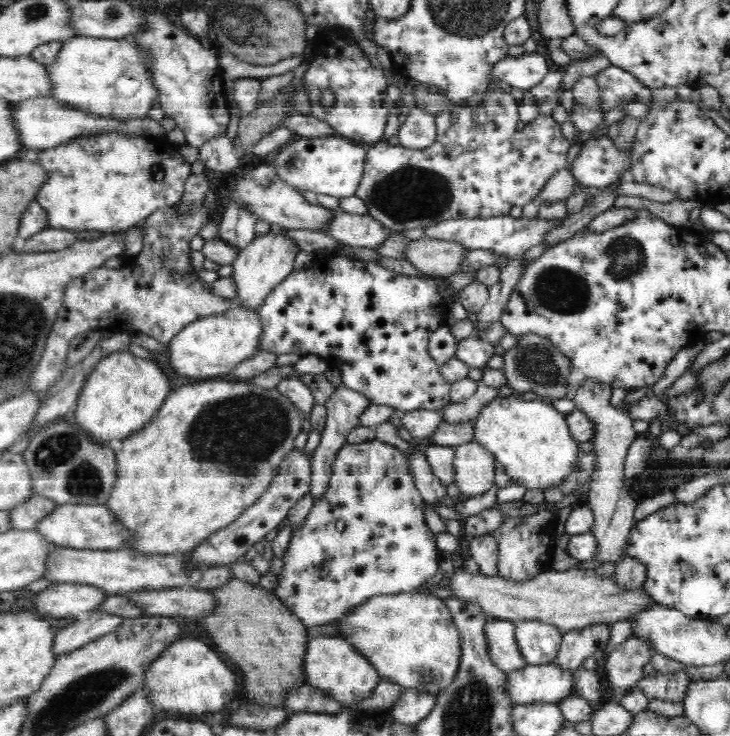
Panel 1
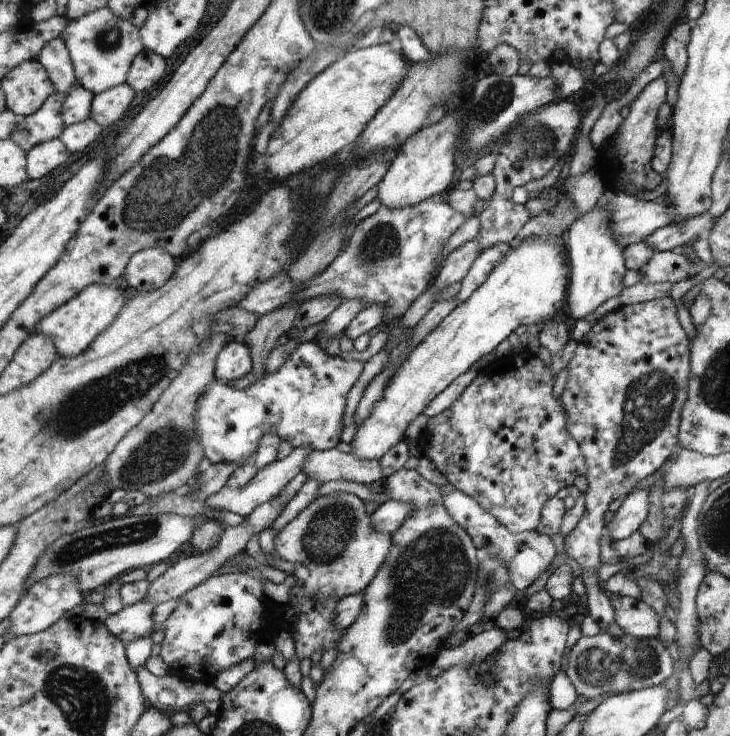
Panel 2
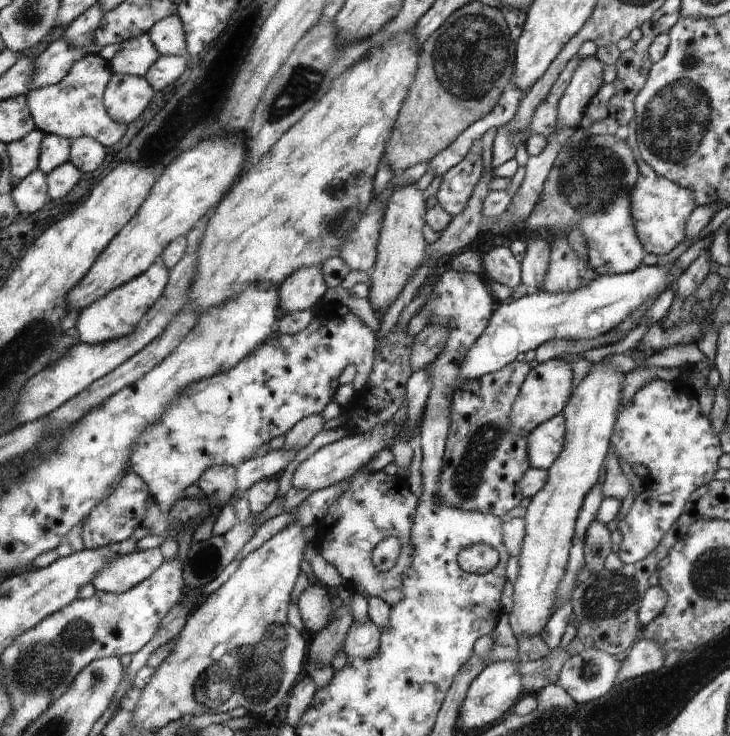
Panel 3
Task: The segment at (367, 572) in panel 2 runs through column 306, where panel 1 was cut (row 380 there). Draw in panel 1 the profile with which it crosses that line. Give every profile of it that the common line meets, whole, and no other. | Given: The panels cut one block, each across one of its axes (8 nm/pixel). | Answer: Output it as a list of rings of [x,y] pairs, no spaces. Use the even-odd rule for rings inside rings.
[[[520,335],[516,345],[508,351],[500,350],[501,358],[504,360],[502,373],[507,380],[507,386],[514,390],[514,395],[521,399],[561,399],[568,392],[568,379],[573,367],[571,361],[558,347],[544,336]],[[585,379],[574,392],[575,408],[582,411],[594,424],[594,454],[596,455],[594,471],[589,480],[589,489],[583,499],[594,515],[593,527],[589,530],[596,539],[597,549],[593,556],[594,562],[608,564],[618,563],[622,558],[622,551],[627,543],[631,528],[634,525],[636,500],[628,493],[624,481],[624,462],[628,449],[637,440],[637,433],[633,428],[633,420],[624,409],[614,407],[610,403],[612,387],[610,385]]]

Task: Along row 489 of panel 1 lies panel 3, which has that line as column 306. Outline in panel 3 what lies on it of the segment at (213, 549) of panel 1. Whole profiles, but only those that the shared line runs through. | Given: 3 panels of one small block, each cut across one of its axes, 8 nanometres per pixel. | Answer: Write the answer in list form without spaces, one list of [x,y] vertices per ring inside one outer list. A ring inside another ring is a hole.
[[[322,265],[304,266],[292,272],[282,284],[281,306],[286,312],[296,310],[318,309],[323,304],[326,284],[322,274]]]

